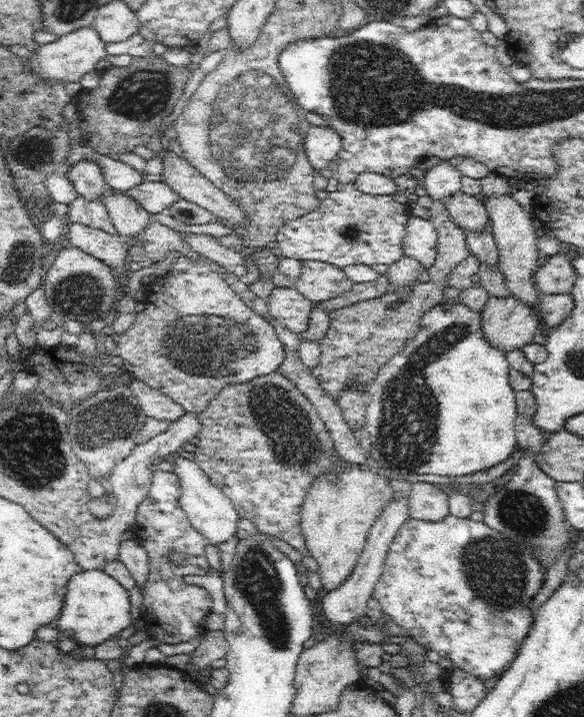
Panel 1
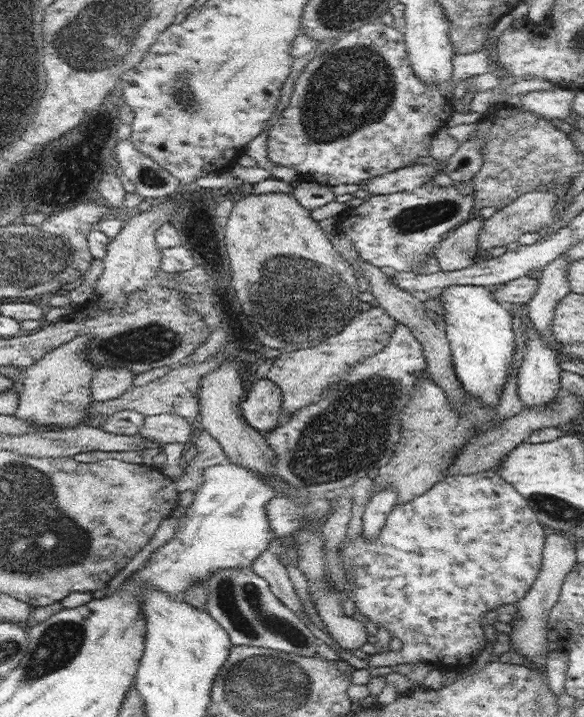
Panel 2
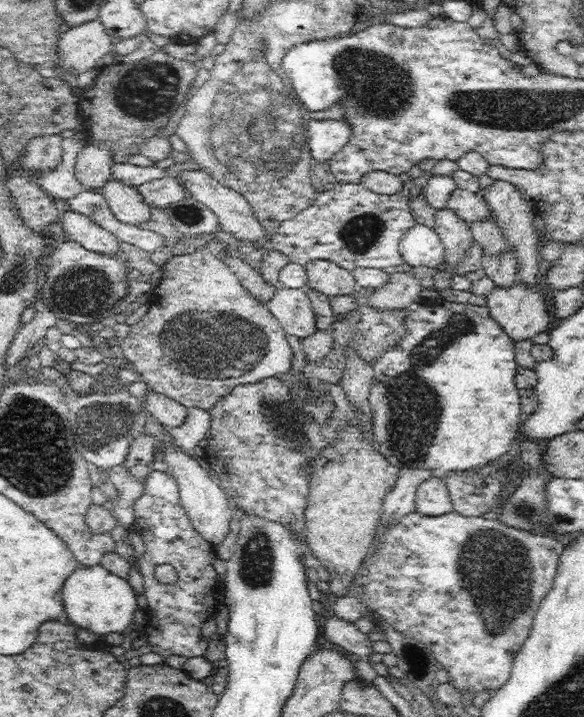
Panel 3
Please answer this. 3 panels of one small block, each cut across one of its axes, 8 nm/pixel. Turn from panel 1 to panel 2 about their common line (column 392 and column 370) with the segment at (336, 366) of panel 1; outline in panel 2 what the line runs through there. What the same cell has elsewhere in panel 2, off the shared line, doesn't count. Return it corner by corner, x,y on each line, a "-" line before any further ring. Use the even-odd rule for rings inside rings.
377,304
365,306
358,319
350,321
336,336
312,348
292,351
276,357
267,374
267,379
281,388
282,419
289,419
293,413
297,413
297,410
320,400
322,395
334,383
345,377
359,360
380,352
388,344
395,324
396,321
382,307

